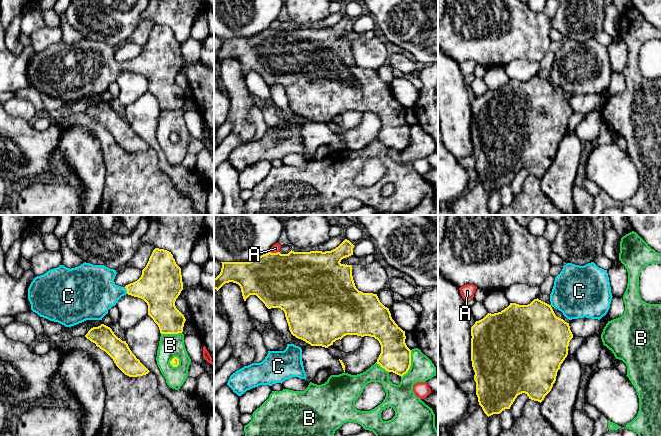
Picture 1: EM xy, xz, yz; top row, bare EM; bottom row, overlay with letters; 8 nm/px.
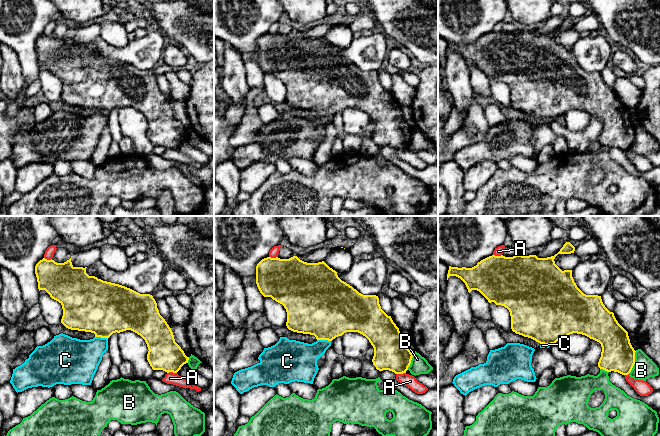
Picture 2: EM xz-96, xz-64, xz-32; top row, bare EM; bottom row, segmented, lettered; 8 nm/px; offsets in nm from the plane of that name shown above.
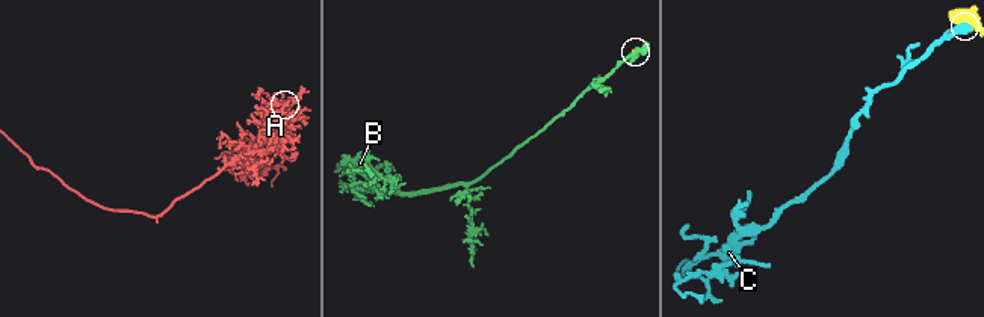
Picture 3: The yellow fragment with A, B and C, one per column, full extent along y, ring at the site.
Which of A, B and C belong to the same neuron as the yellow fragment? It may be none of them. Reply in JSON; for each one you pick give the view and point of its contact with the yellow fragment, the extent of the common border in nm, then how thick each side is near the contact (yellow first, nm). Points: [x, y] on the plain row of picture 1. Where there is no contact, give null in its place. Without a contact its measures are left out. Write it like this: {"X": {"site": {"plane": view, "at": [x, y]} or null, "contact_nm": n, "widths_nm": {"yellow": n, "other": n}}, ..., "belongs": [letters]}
{"C": {"site": {"plane": "xy", "at": [126, 65]}, "contact_nm": 60, "widths_nm": {"yellow": 320, "other": 360}}, "belongs": ["C"]}

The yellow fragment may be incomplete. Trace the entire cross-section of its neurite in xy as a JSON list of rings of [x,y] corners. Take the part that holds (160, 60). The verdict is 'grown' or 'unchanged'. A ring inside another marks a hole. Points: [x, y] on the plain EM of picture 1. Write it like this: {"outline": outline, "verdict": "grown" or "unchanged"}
{"outline": [[[155,24],[141,53],[125,64],[128,71],[147,79],[148,91],[158,101],[161,110],[183,108],[186,95],[175,82],[183,66],[181,44],[171,28]]], "verdict": "unchanged"}

